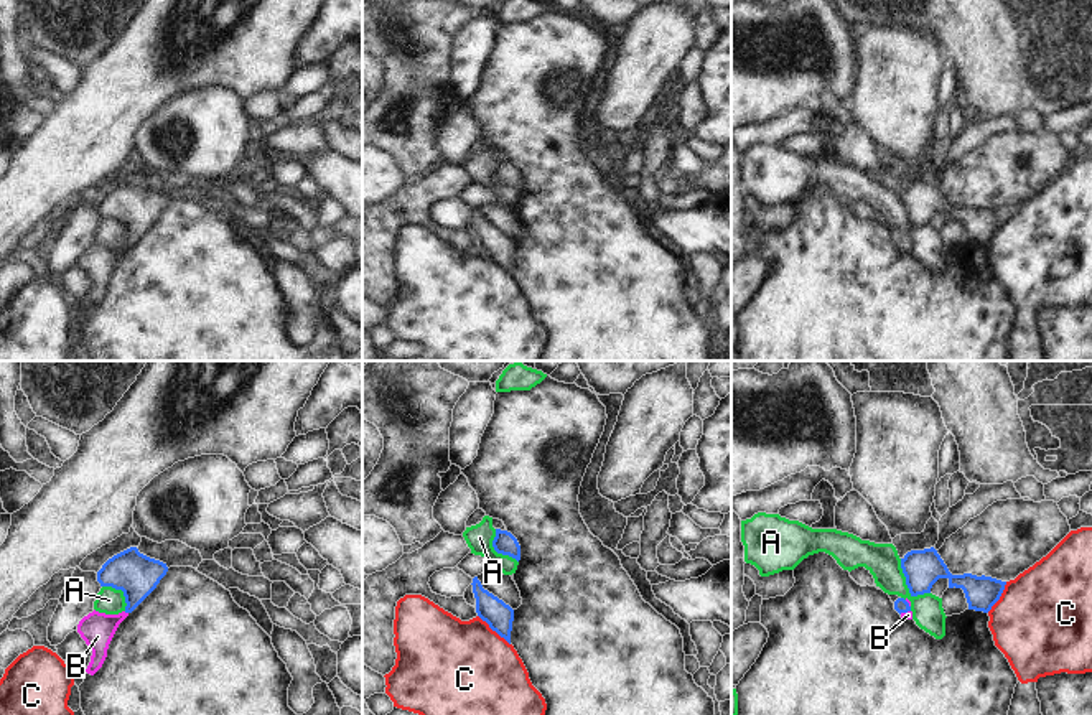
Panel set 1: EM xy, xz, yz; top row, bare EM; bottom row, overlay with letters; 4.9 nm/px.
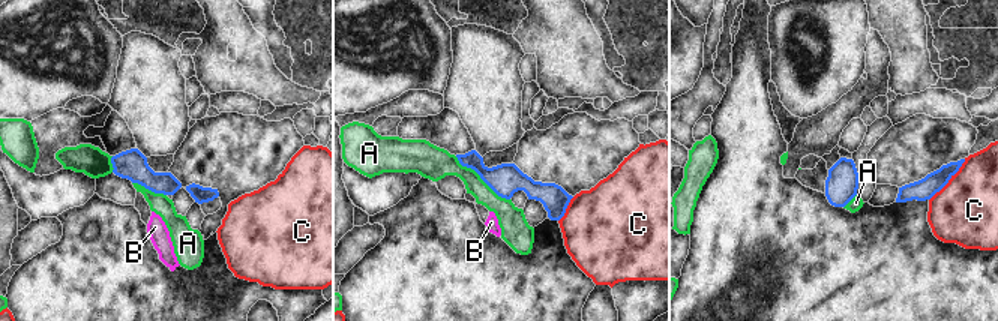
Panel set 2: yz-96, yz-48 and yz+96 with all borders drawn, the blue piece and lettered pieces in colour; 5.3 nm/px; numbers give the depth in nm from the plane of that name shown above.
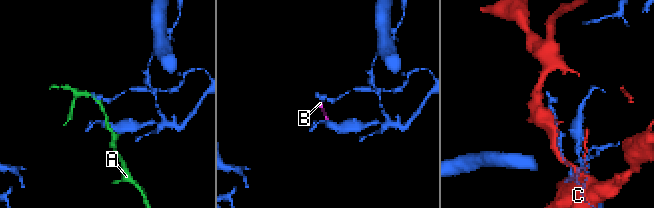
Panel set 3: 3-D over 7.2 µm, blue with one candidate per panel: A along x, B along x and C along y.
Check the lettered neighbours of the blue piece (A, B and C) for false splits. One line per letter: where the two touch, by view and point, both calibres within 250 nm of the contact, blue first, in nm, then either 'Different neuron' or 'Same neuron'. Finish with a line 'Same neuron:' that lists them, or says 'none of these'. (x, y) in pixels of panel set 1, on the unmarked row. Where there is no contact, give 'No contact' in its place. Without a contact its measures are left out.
A: Touches blue at yz (906, 214). Thickness 180 nm (blue) against 160 nm. Different neuron
B: Touches blue at yz (905, 243). Thickness 70 nm (blue) against 40 nm. Same neuron
C: Touches blue at xz (494, 261). Thickness 140 nm (blue) against 480 nm. Different neuron
Same neuron: B.

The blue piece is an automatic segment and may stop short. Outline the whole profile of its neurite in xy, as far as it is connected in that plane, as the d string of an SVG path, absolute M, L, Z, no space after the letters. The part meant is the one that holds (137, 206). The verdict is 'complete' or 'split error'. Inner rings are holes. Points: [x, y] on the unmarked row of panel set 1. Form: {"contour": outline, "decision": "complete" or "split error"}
{"contour": "M137 178L114 186L102 196L97 213L100 217L122 221L127 237L119 245L94 241L79 252L77 264L92 282L87 305L94 306L102 298L119 255L156 219L166 203L166 194L140 185Z", "decision": "split error"}

